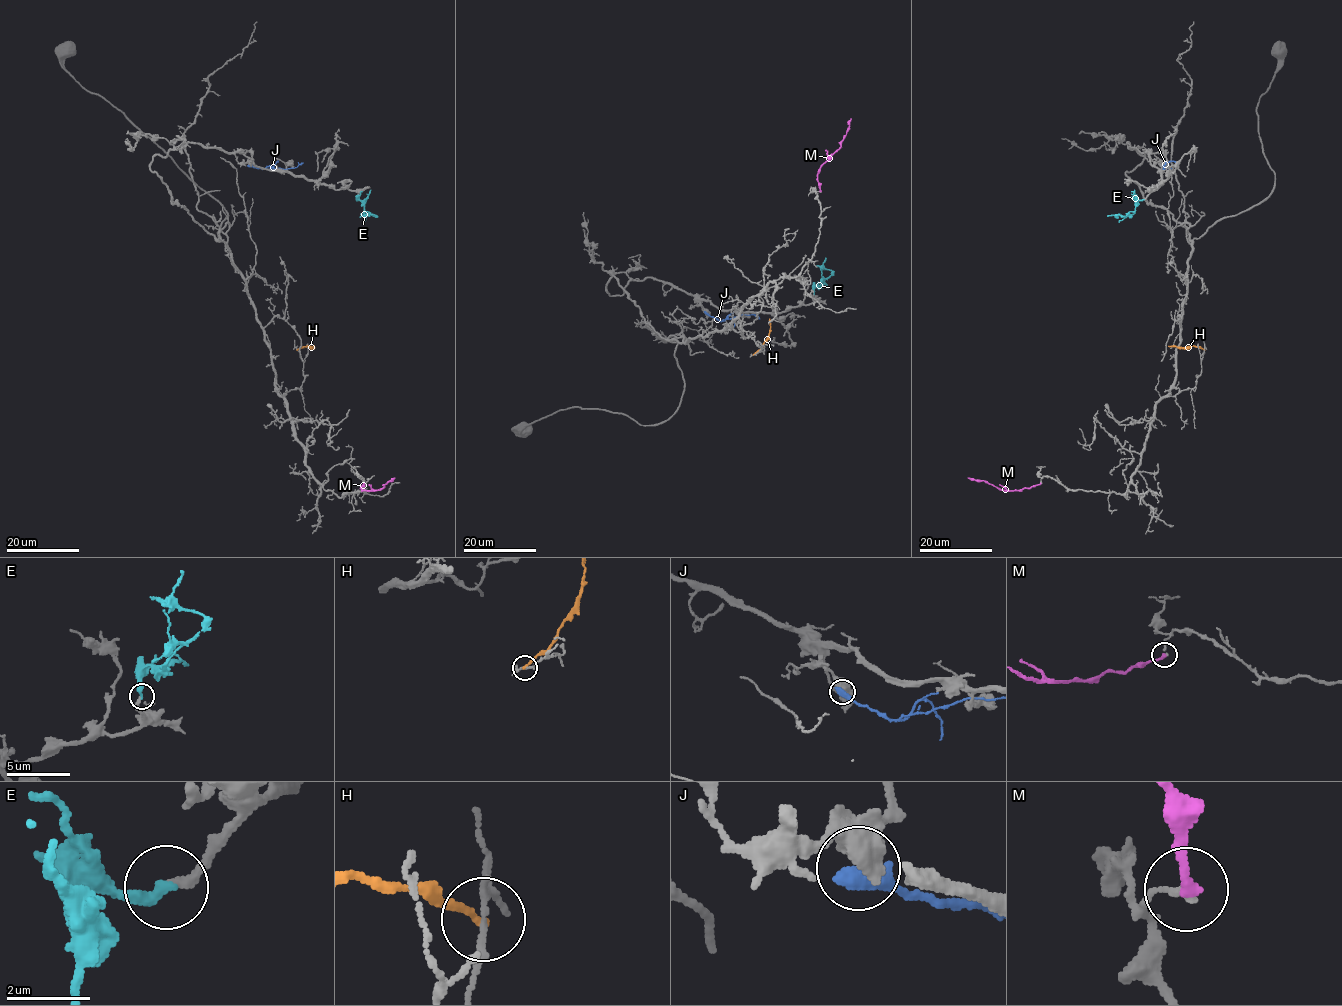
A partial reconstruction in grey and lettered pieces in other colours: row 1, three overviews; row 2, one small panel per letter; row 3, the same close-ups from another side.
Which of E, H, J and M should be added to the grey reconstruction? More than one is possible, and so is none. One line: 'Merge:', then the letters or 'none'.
Merge: E

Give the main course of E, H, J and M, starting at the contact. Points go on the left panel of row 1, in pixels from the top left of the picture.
E: (357, 199), (364, 211), (374, 215), (368, 215)
H: (297, 350), (312, 346)
J: (250, 164), (287, 169), (303, 163)
M: (364, 483), (363, 490), (381, 489), (394, 477)

